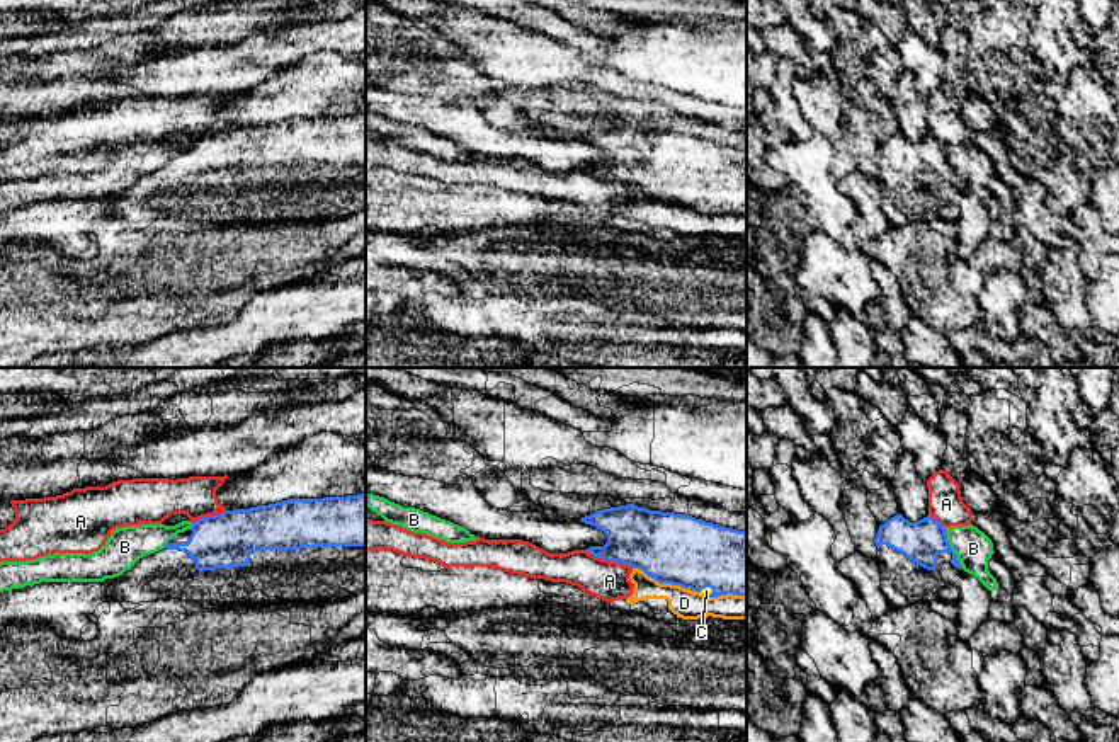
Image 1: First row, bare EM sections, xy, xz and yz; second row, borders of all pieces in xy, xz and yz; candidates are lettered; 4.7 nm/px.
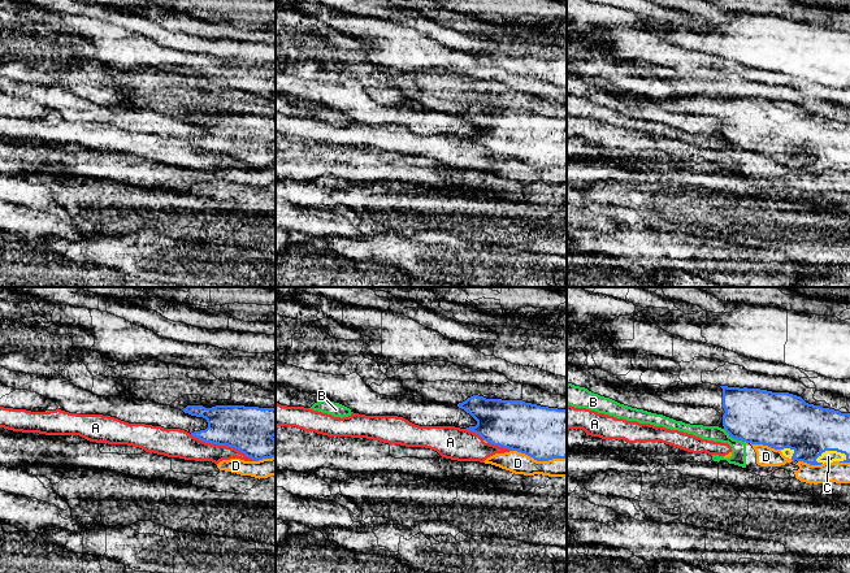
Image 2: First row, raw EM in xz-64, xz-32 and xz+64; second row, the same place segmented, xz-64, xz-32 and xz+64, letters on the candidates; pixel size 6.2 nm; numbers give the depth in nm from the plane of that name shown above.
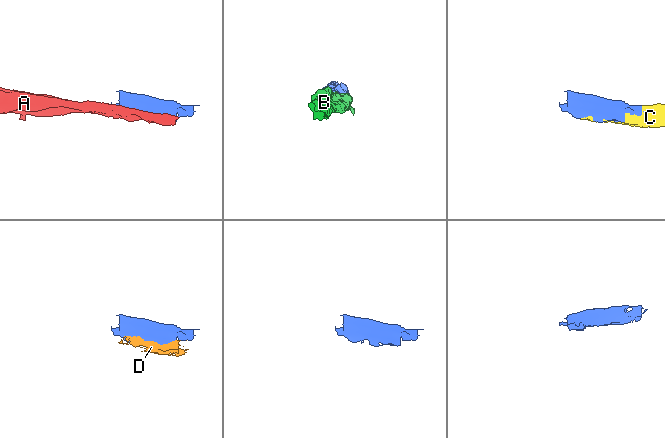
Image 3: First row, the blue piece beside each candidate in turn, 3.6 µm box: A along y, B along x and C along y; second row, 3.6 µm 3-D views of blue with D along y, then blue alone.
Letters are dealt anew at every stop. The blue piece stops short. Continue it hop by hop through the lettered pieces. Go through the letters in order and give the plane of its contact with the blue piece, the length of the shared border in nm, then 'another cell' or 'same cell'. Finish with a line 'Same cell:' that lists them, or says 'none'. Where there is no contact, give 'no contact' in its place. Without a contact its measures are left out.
A: meets blue in xz; contact 240 nm long; another cell
B: meets blue in yz; contact 200 nm long; another cell
C: meets blue in xz; contact 70 nm long; same cell
D: meets blue in xz; contact 340 nm long; another cell
Same cell: C

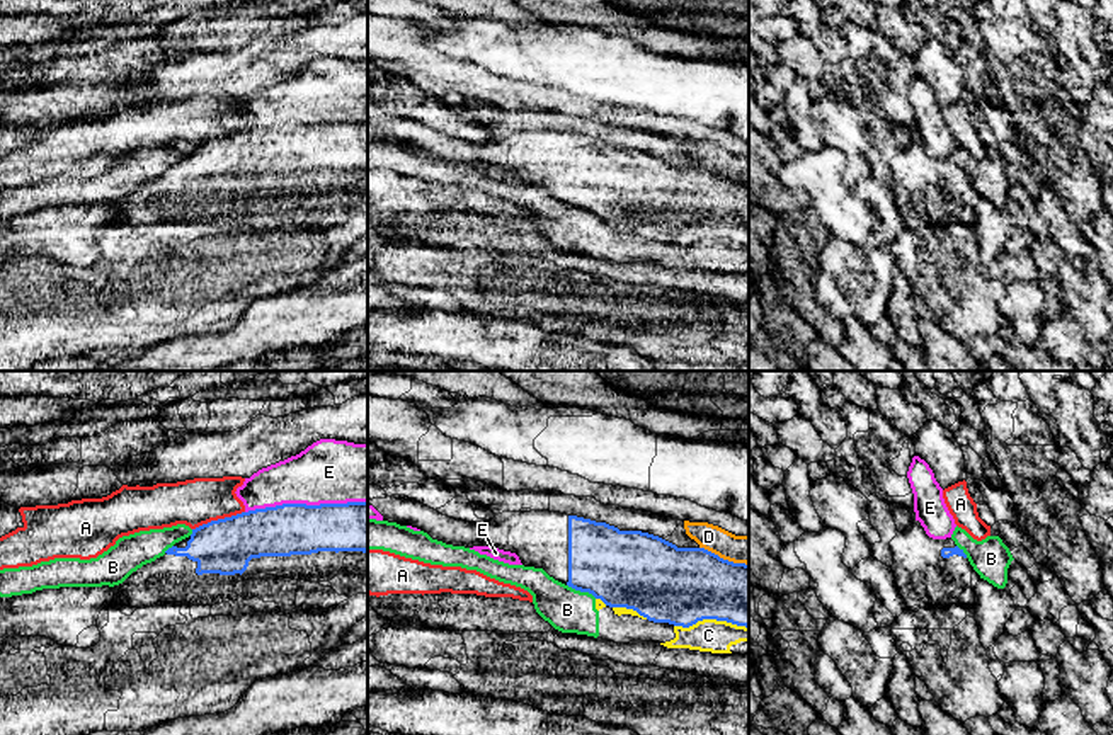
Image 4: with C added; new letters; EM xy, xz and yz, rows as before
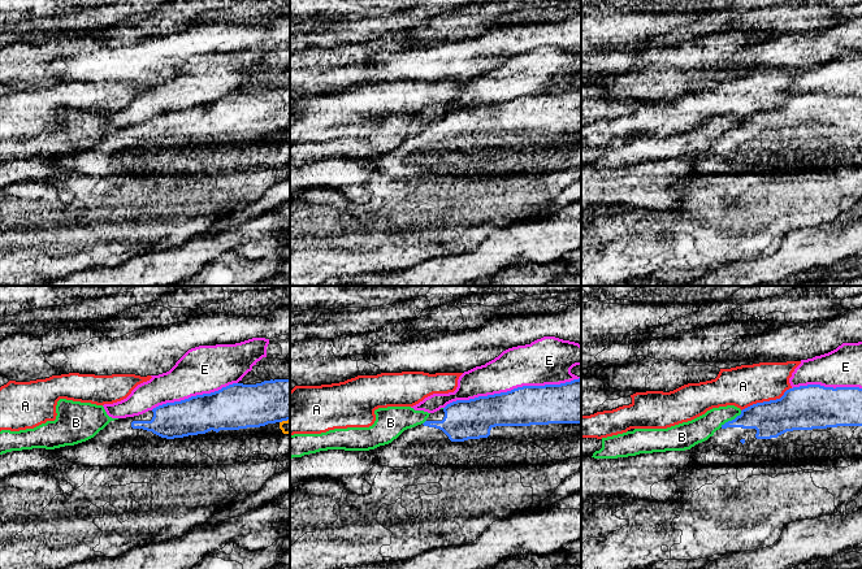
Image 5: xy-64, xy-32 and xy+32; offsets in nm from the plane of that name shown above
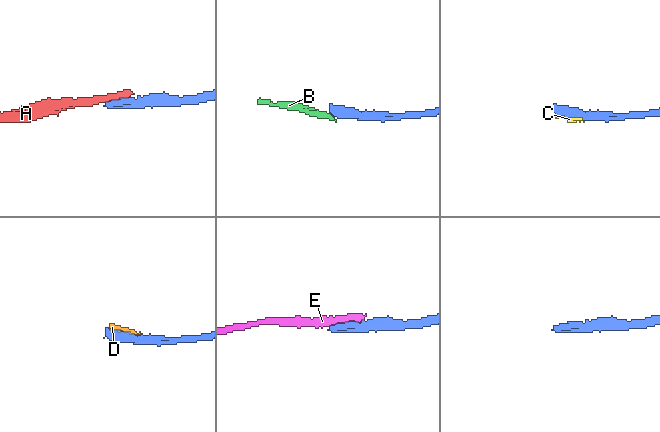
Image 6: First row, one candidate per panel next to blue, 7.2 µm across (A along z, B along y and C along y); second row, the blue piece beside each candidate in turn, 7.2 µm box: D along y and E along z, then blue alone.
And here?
A: meets blue in xy; contact 260 nm long; another cell
B: meets blue in xz; contact 160 nm long; another cell
C: meets blue in xz; contact 360 nm long; another cell
D: meets blue in xz; contact 240 nm long; another cell
E: meets blue in xy; contact 600 nm long; another cell
Same cell: none

